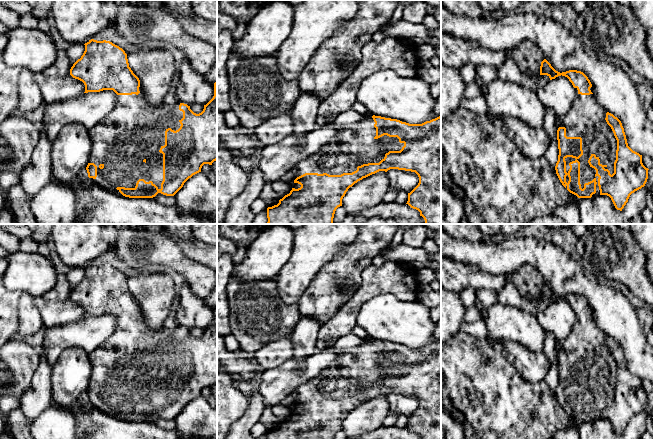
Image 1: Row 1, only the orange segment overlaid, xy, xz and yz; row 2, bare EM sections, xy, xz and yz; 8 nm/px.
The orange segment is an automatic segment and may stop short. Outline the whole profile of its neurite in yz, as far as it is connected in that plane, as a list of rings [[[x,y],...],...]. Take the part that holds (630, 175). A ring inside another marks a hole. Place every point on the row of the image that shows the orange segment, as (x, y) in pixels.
[[[544,59],[540,75],[547,75],[550,80],[565,76],[577,93],[571,110],[557,130],[559,155],[555,170],[560,182],[578,198],[607,195],[615,208],[622,211],[630,195],[647,182],[649,169],[643,165],[642,155],[628,146],[621,121],[598,104],[592,84],[583,72],[569,70],[560,73]]]

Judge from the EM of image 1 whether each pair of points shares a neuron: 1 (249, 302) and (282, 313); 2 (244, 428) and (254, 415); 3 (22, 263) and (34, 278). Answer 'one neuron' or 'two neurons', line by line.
1: one neuron
2: one neuron
3: one neuron

